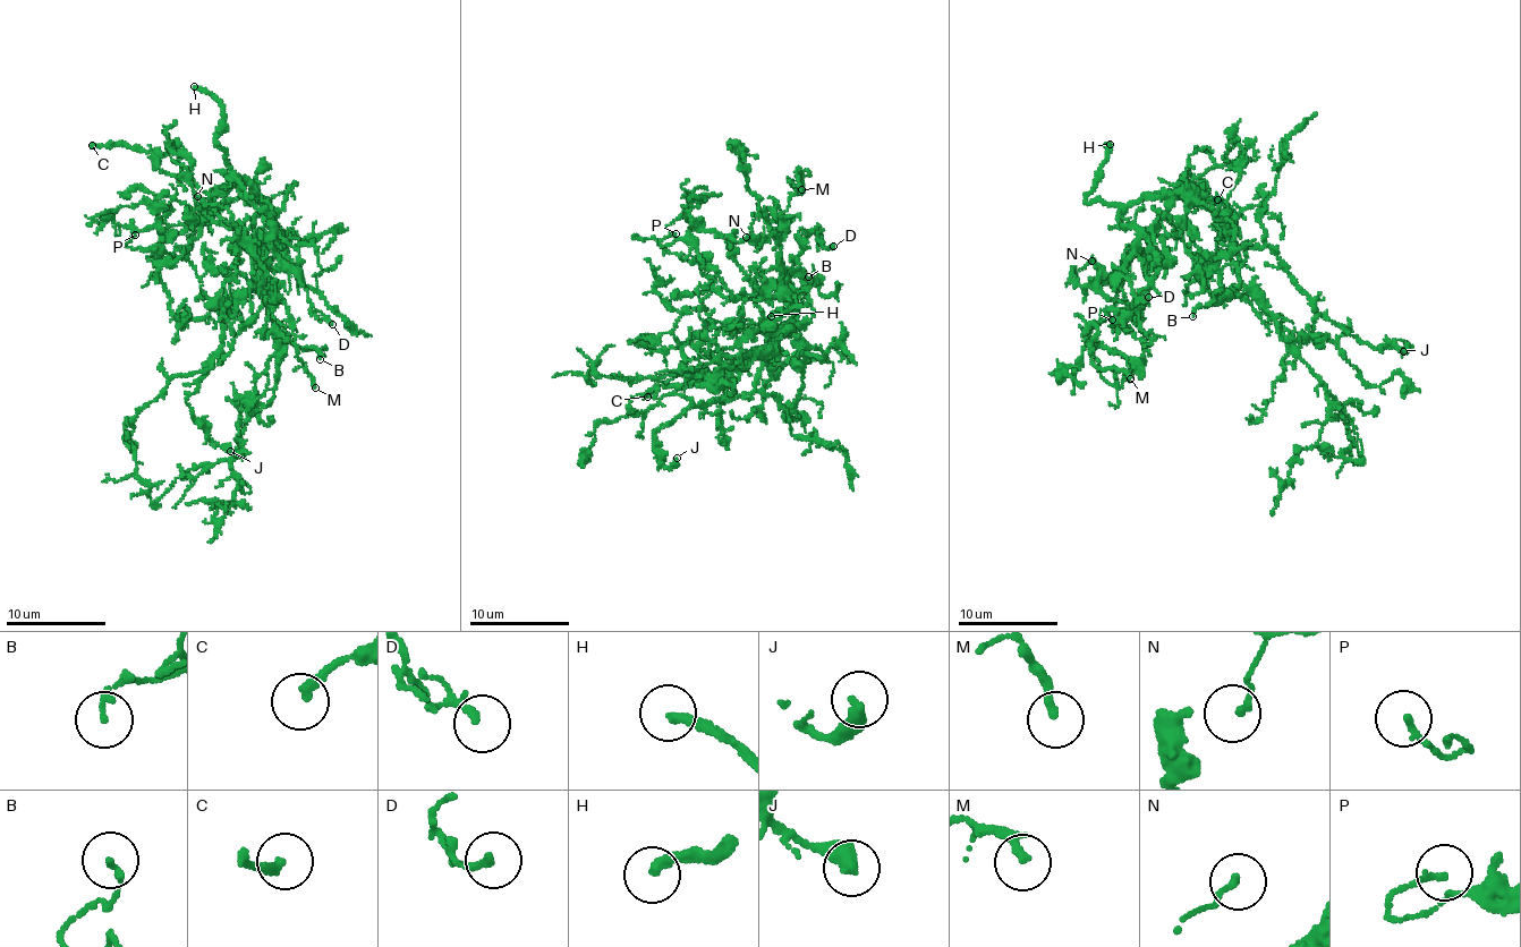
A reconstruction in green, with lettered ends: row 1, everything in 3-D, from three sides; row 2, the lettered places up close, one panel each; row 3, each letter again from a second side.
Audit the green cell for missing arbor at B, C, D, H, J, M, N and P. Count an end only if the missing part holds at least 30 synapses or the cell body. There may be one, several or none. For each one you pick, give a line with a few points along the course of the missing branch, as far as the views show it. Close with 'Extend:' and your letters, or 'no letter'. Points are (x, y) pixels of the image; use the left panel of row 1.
Extend: H

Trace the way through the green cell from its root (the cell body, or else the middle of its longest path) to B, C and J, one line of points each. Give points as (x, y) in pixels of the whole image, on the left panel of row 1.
B: (255, 250), (254, 273), (270, 287), (266, 309), (275, 329), (296, 346), (312, 347), (320, 359)
C: (255, 250), (253, 223), (264, 203), (239, 184), (209, 196), (192, 178), (166, 173), (149, 153), (92, 145)
J: (255, 250), (255, 284), (248, 292), (241, 293), (234, 307), (224, 335), (186, 402), (206, 435), (230, 451)

